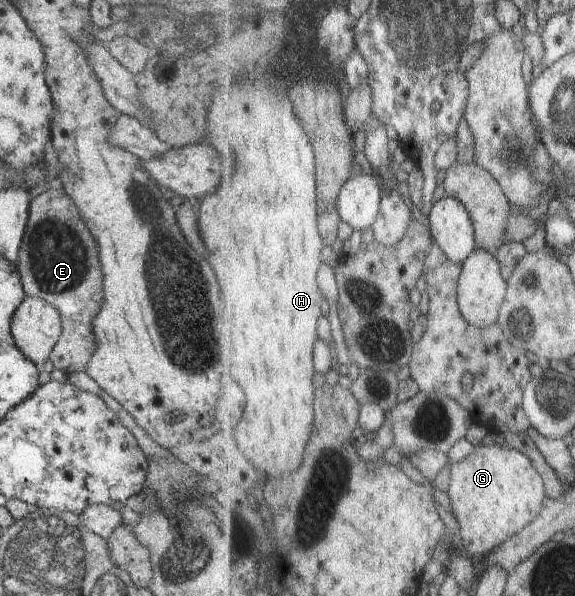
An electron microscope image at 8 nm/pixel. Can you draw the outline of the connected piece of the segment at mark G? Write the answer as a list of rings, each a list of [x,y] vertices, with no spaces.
[[[479,443],[465,459],[452,464],[453,479],[448,493],[460,522],[461,534],[470,554],[489,556],[540,516],[548,498],[546,482],[532,458],[503,445]]]

